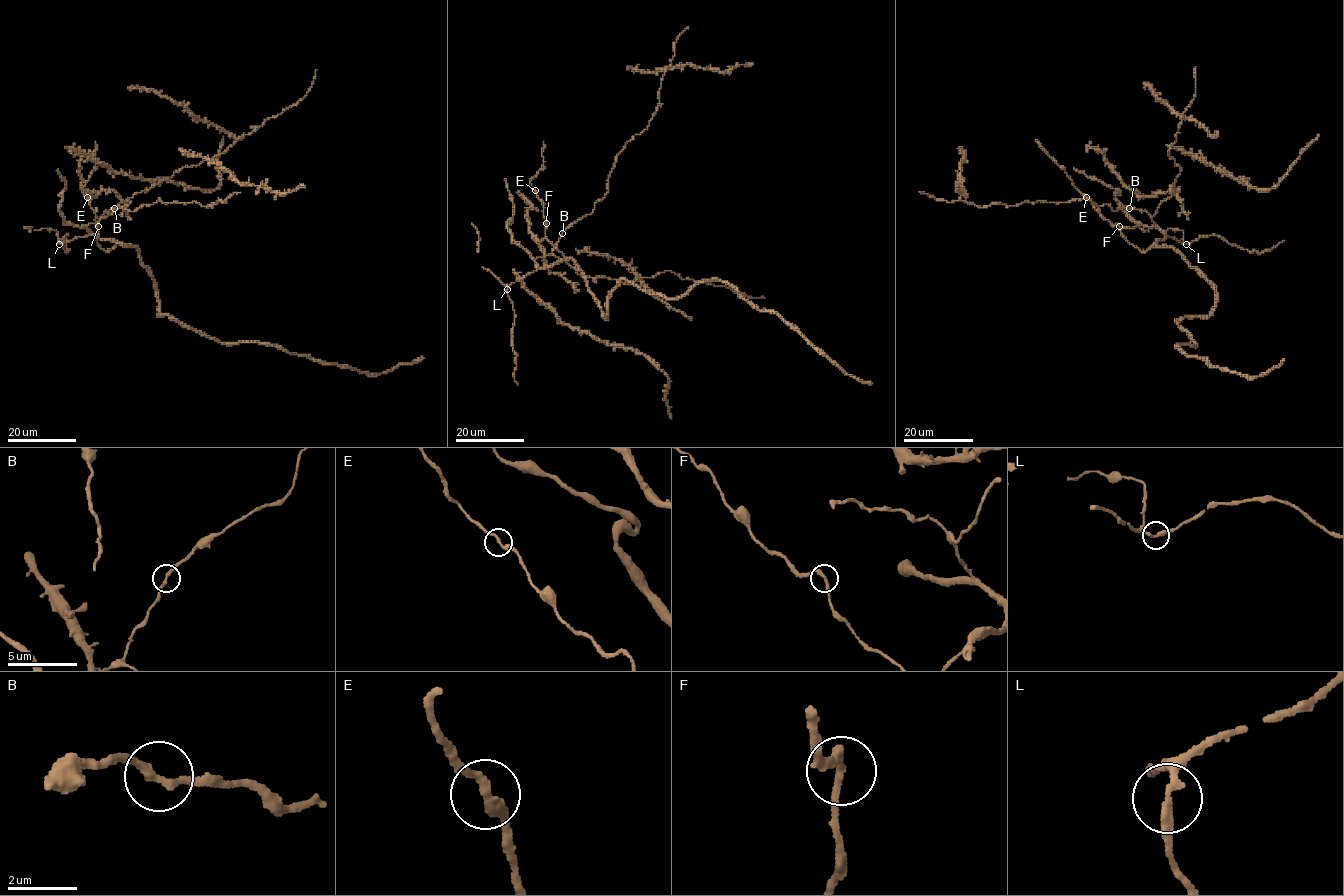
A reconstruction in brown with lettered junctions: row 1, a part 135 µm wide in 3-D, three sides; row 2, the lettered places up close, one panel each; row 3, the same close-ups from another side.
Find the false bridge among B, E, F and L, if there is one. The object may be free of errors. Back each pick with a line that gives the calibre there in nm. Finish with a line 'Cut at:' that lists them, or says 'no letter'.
Cut at: no letter

